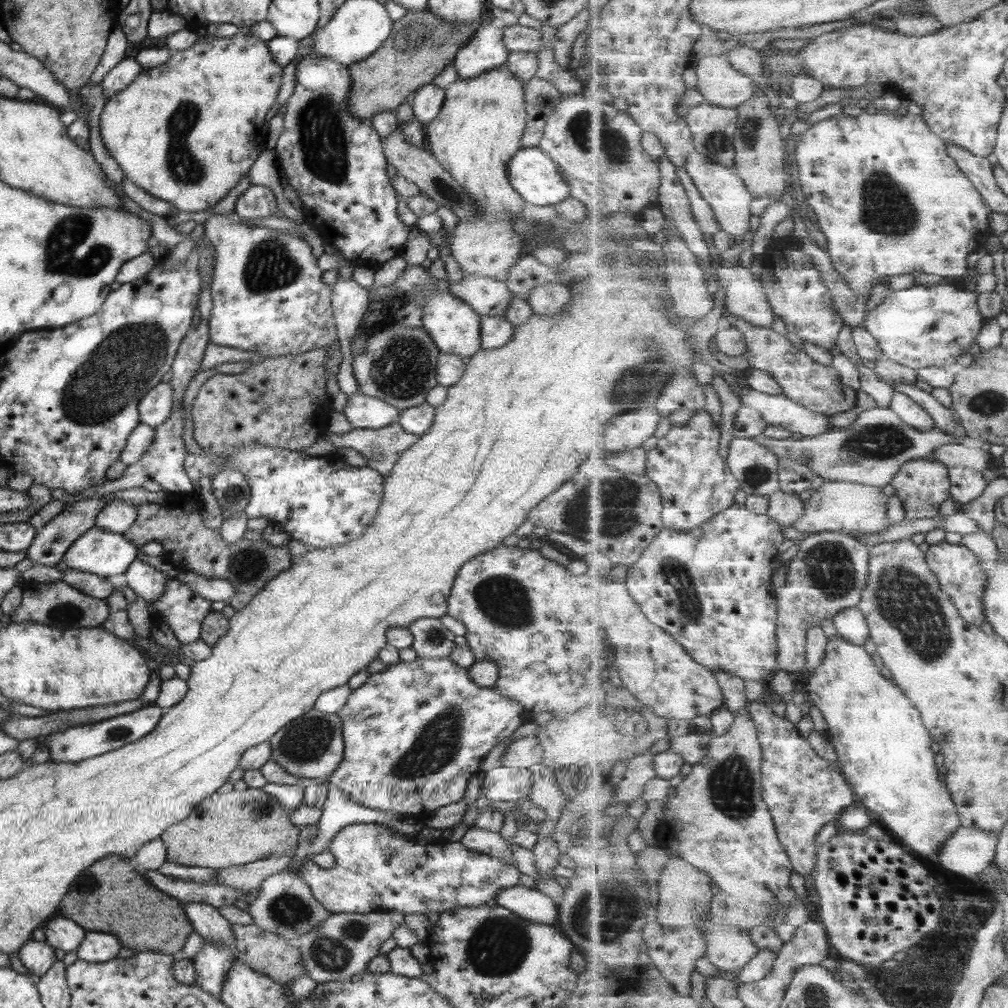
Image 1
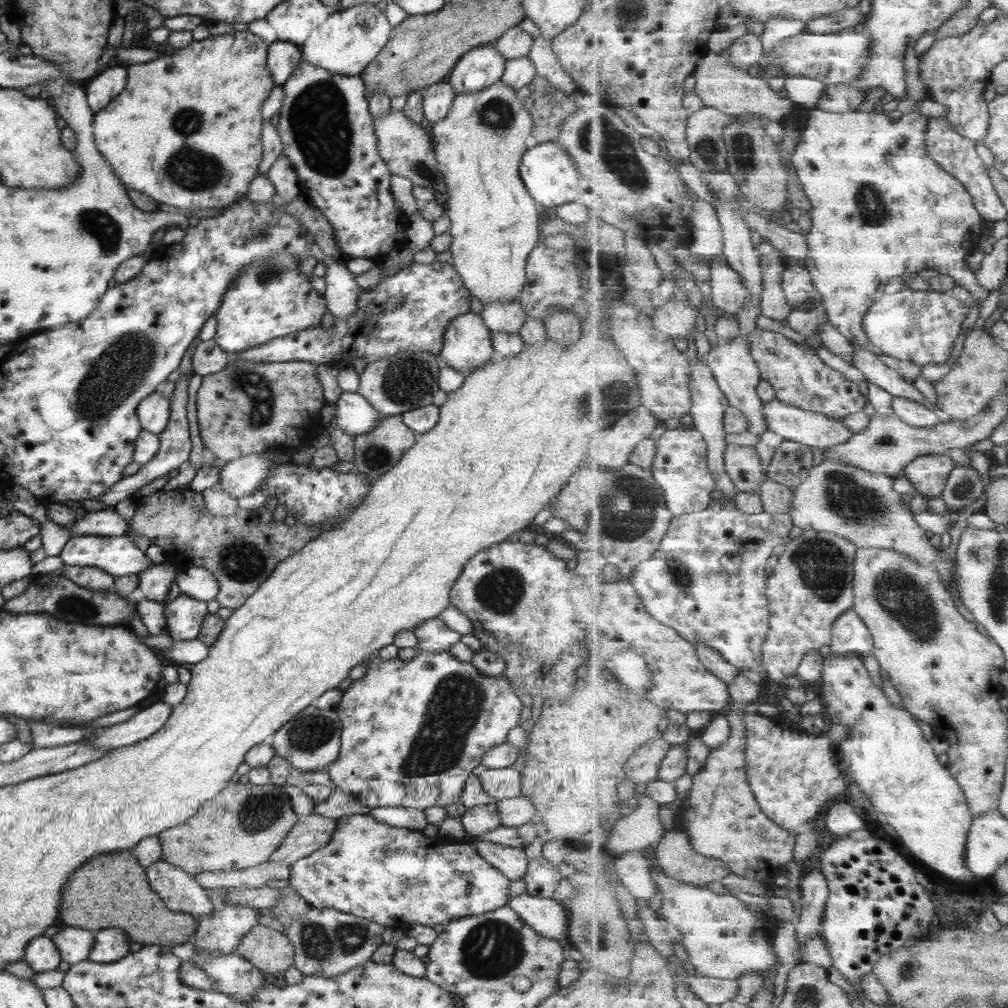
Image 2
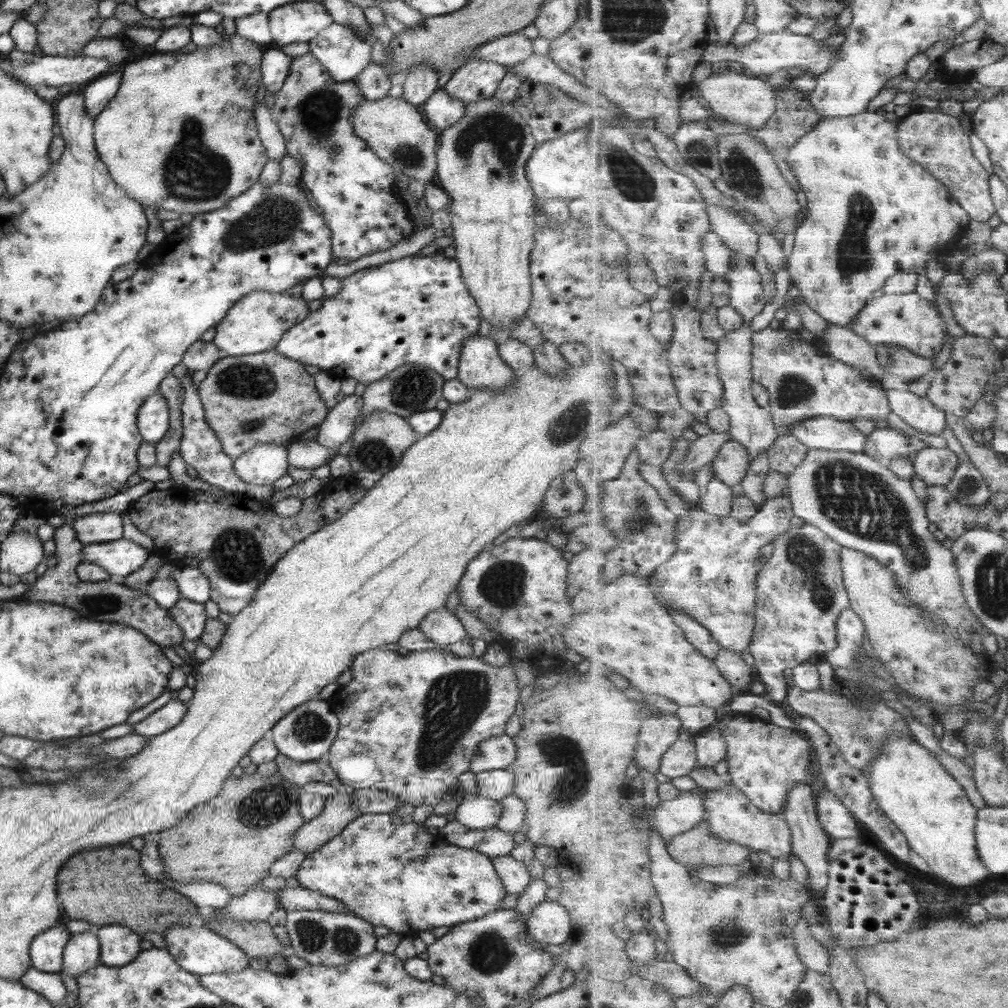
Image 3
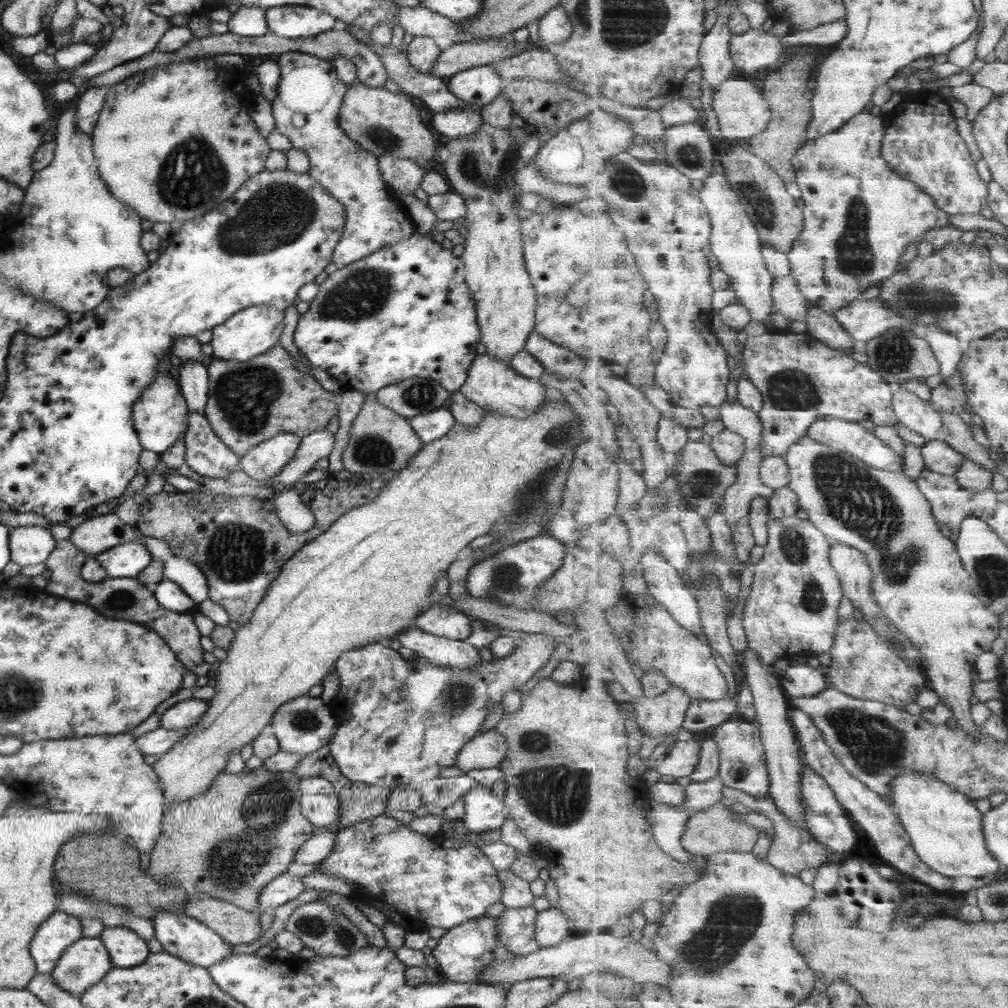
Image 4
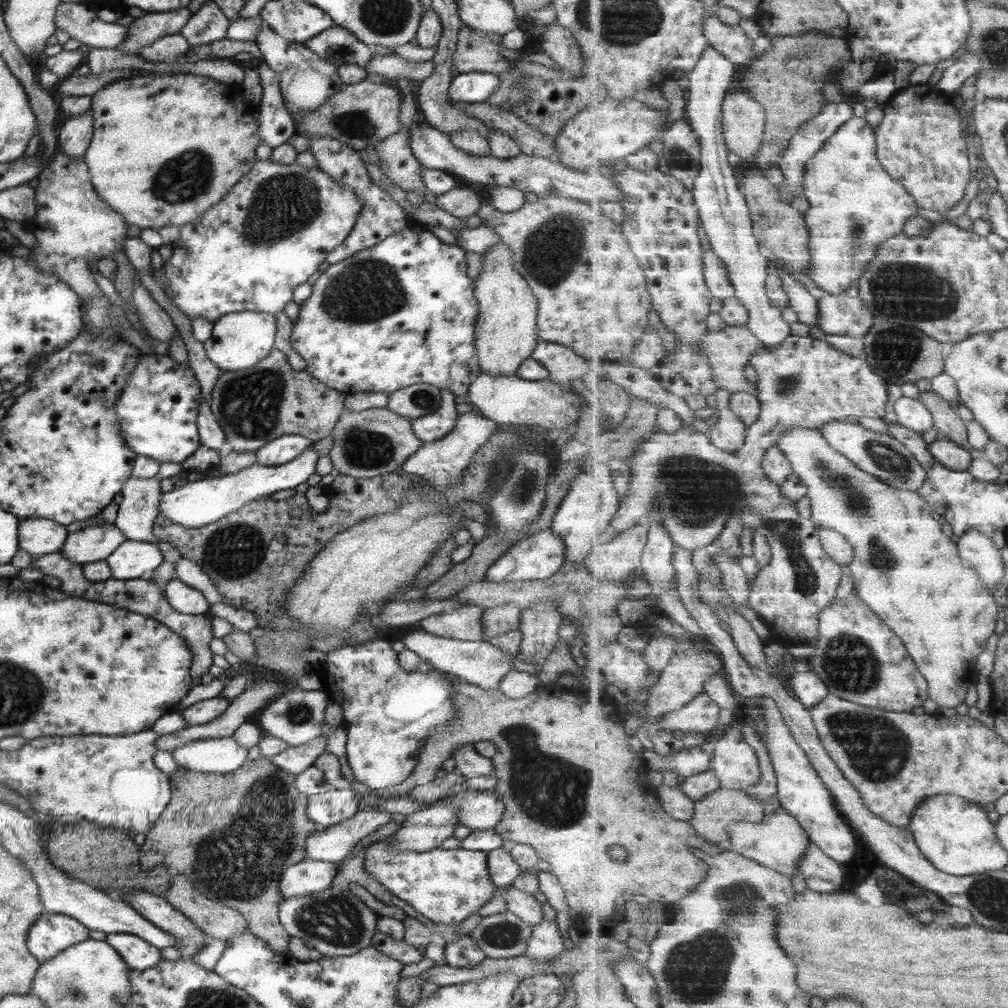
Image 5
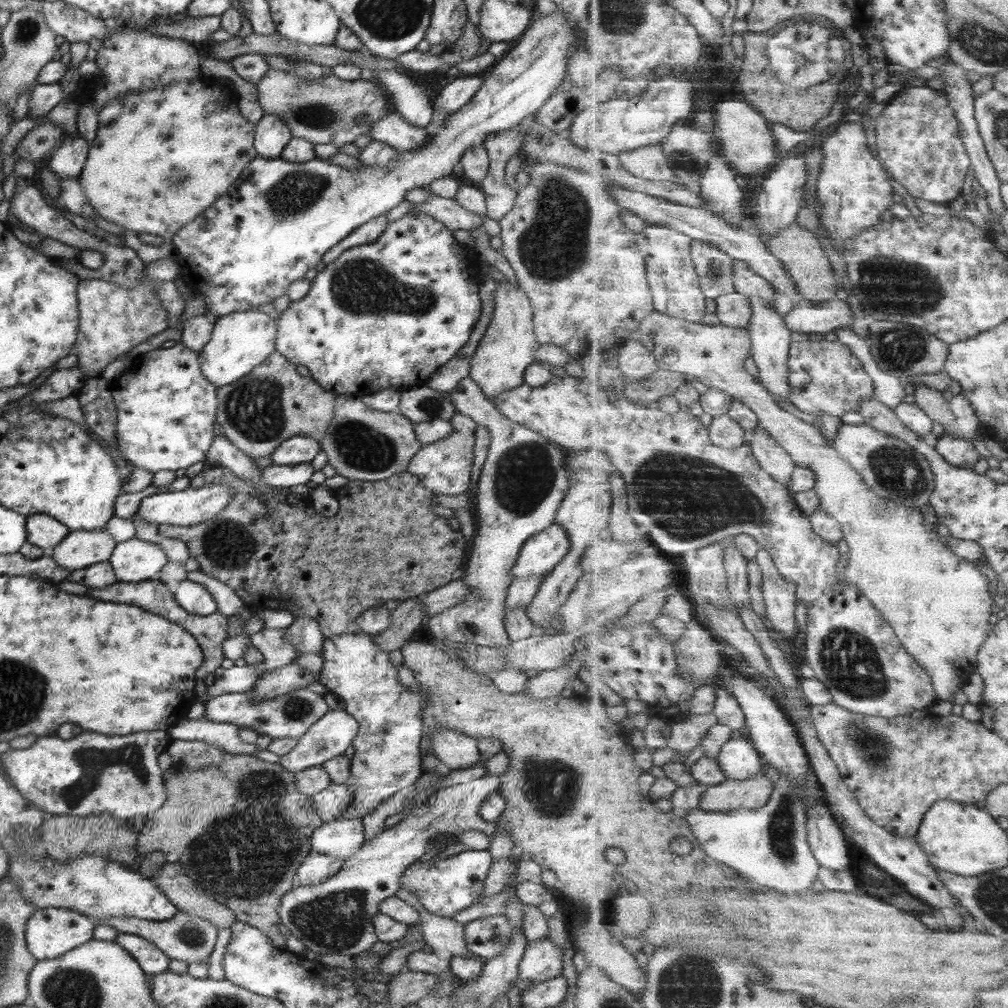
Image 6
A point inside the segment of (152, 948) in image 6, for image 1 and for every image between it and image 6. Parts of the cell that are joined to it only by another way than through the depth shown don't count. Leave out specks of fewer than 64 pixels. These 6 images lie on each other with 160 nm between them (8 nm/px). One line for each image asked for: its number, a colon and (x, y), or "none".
1: (97, 947)
2: (109, 944)
3: (118, 945)
4: (125, 949)
5: (137, 954)

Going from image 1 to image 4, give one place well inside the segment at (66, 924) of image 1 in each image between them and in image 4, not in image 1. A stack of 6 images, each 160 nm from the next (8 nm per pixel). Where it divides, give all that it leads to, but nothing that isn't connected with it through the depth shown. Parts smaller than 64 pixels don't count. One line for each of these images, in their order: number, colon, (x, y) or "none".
2: (73, 944)
3: (81, 951)
4: (80, 965)

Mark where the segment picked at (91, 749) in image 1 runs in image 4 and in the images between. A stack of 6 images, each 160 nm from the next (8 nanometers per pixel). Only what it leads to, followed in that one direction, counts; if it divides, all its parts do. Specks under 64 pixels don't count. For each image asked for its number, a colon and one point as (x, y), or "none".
2: (141, 725)
3: (169, 714)
4: (184, 714)

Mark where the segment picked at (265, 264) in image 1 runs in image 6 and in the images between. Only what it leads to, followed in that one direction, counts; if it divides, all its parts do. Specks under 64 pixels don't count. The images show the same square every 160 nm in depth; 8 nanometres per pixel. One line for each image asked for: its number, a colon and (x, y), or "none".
2: (267, 299)
3: (253, 324)
4: (254, 330)
5: (238, 340)
6: (239, 341)

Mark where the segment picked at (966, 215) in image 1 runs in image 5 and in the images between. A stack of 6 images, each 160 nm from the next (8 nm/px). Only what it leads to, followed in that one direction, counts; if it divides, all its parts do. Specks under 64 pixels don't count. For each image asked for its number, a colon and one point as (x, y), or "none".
2: (882, 207)
3: (873, 212)
4: (860, 216)
5: (855, 205)

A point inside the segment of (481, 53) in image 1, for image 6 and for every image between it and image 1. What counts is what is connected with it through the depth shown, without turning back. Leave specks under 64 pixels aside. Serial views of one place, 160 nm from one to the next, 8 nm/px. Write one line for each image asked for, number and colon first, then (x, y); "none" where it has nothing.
2: (479, 67)
3: (473, 80)
4: (478, 85)
5: (474, 86)
6: (452, 96)

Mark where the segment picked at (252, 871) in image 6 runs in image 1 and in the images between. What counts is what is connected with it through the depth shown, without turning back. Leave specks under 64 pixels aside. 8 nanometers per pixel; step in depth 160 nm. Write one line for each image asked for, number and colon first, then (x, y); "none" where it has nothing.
1: (224, 830)
2: (240, 827)
3: (232, 839)
4: (228, 842)
5: (235, 833)

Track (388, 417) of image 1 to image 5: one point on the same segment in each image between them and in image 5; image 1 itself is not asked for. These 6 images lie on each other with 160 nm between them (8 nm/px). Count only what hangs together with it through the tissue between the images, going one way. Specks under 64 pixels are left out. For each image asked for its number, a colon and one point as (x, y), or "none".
2: (354, 415)
3: (337, 426)
4: (318, 444)
5: (198, 503)

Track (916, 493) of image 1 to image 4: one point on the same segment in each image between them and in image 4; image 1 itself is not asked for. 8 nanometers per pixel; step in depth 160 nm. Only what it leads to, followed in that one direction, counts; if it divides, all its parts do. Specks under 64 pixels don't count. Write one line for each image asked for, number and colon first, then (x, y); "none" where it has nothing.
2: (929, 475)
3: (937, 466)
4: (938, 456)

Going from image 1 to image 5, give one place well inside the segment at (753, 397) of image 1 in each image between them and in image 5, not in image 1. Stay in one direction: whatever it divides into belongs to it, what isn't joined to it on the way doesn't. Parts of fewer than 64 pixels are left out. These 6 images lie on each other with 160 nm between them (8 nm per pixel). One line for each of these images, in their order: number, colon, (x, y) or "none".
2: (811, 428)
3: (826, 433)
4: (850, 437)
5: (883, 455)

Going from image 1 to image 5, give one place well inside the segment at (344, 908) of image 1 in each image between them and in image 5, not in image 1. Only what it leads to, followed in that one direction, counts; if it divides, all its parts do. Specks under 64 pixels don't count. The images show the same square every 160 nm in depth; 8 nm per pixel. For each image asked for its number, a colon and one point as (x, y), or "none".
2: (367, 869)
3: (388, 872)
4: (415, 883)
5: (444, 885)

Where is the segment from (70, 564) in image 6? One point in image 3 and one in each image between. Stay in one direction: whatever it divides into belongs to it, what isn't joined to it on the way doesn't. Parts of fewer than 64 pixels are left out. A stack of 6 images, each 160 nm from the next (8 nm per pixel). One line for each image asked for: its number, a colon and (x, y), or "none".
3: (102, 527)
4: (100, 532)
5: (93, 543)

